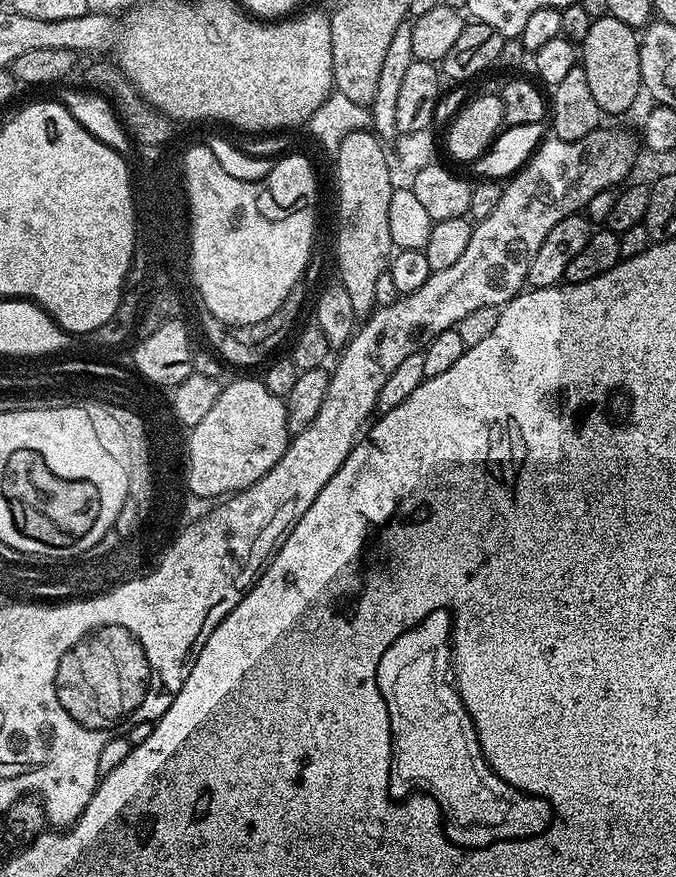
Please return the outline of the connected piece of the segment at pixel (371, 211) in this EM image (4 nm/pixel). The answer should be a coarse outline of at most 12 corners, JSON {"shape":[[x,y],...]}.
{"shape":[[372,130],[340,140],[336,268],[357,318],[394,255],[392,172]]}

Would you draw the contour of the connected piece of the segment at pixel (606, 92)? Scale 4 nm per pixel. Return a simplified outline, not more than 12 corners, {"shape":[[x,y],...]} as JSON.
{"shape":[[597,16],[582,67],[601,113],[642,87],[637,29]]}

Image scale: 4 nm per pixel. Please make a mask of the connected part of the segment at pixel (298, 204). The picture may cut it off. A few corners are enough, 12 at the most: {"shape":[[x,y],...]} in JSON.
{"shape":[[194,143],[199,303],[262,322],[305,279],[316,172],[228,180]]}

